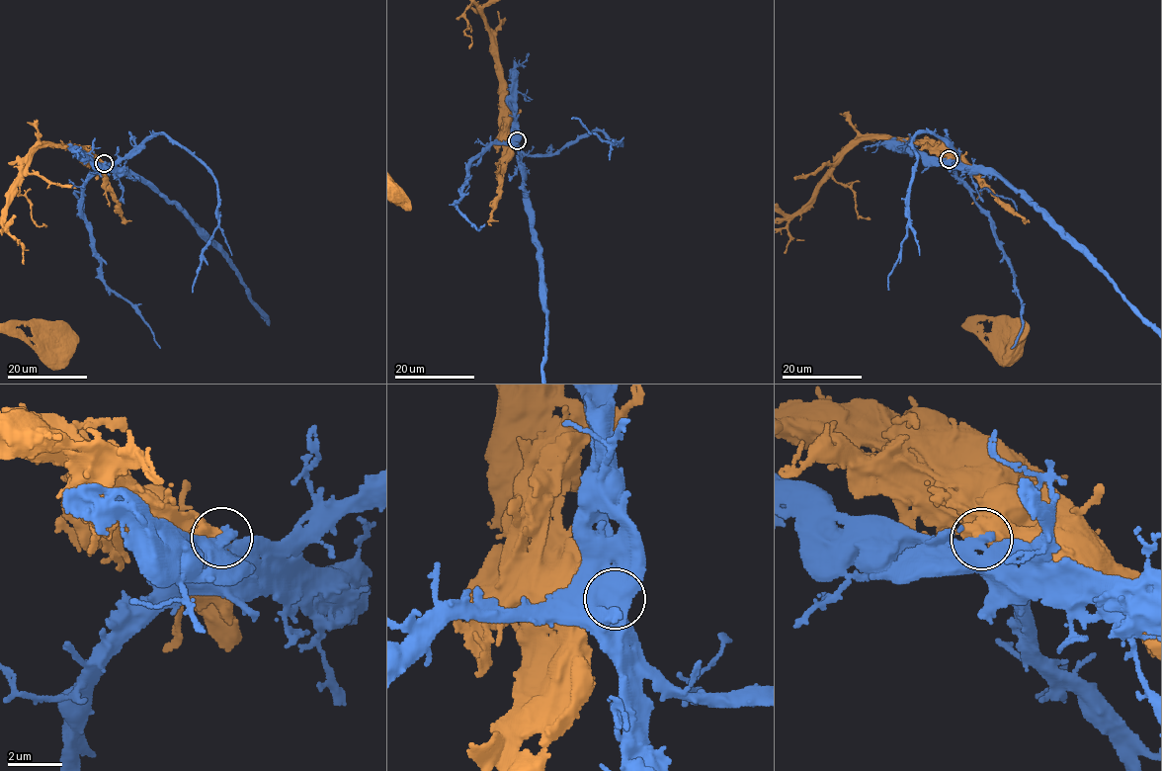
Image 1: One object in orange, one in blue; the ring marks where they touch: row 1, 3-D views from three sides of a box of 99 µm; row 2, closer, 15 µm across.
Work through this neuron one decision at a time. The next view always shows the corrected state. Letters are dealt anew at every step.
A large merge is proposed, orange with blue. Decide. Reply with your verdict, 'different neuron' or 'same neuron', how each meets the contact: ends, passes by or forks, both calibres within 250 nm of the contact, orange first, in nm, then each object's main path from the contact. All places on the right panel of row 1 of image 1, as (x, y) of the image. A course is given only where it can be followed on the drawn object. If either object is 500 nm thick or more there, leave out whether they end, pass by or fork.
different neuron; calibres 340 and 550 nm

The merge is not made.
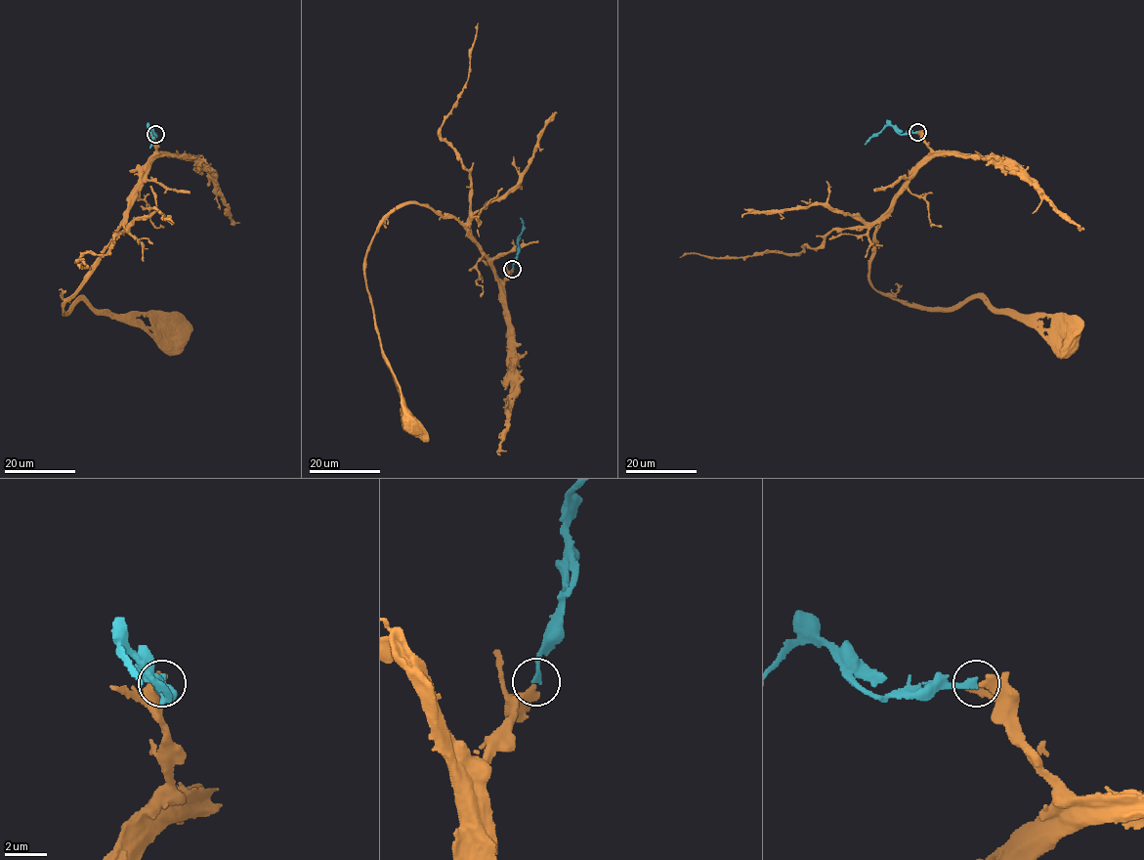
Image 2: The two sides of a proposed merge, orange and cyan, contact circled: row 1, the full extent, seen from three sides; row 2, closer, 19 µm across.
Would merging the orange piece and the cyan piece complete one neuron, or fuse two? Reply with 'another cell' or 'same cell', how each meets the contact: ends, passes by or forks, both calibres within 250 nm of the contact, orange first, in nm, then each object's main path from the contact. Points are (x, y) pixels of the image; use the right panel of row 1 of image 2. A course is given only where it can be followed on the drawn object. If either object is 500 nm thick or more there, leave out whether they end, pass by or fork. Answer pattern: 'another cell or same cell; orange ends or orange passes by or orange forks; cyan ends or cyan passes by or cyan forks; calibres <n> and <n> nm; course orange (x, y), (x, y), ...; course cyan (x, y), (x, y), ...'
same cell; orange passes by; cyan ends; calibres 280 and 200 nm; course orange (917, 132), (929, 157), (875, 234), (872, 287), (930, 309), (956, 309), (982, 297), (1067, 334); course cyan (917, 132), (898, 134), (891, 125), (886, 125), (865, 144)

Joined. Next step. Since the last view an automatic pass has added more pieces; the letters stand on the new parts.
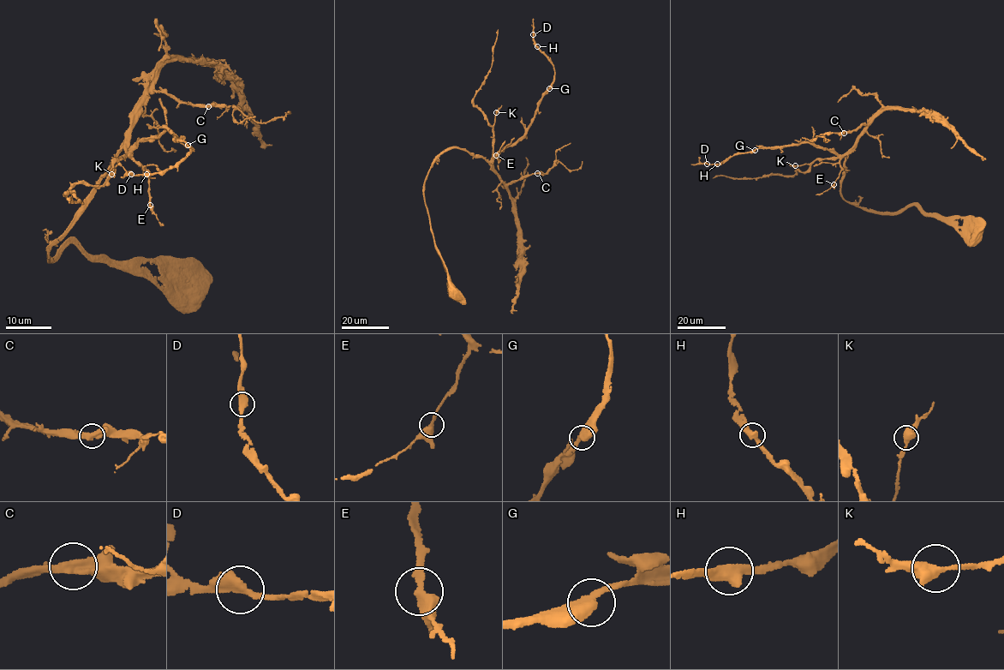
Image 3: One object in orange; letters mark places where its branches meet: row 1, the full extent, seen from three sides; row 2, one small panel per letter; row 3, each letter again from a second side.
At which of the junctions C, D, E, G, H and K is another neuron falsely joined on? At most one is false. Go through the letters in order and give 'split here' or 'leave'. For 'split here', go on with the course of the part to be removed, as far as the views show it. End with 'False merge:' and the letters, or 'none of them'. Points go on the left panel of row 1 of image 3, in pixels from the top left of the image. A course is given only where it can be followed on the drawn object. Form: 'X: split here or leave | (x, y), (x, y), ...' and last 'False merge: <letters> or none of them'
C: leave
D: leave
E: leave
G: split here | (188, 145), (191, 151), (172, 166), (157, 173), (124, 175), (122, 177)
H: leave
K: leave
False merge: G

